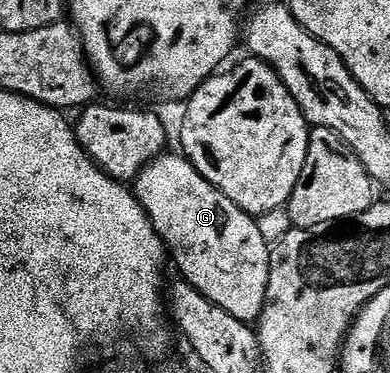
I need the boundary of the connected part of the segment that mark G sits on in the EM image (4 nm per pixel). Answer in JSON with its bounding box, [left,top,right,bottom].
[135,152,271,323]

